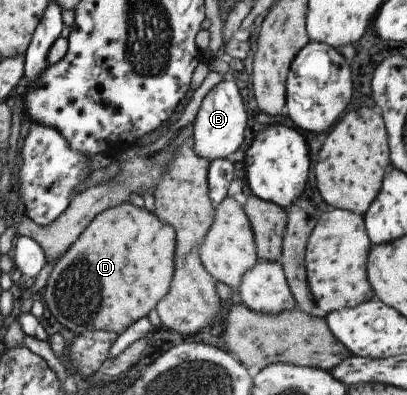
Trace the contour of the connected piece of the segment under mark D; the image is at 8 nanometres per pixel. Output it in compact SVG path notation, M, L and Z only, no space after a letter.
M120 203L98 213L68 250L56 261L39 296L45 311L74 336L82 331L112 331L120 335L132 323L146 317L156 301L166 295L170 277L174 273L175 232L170 225L158 221L150 211Z

